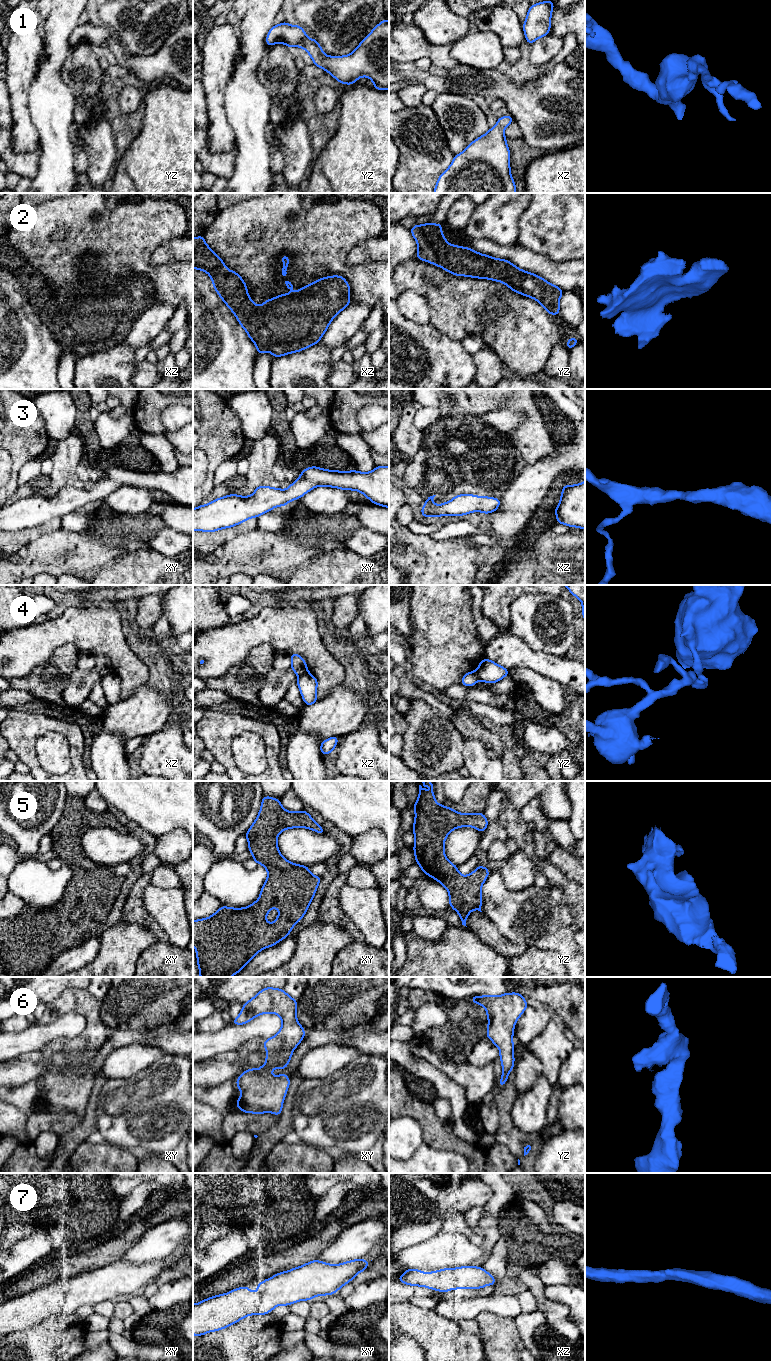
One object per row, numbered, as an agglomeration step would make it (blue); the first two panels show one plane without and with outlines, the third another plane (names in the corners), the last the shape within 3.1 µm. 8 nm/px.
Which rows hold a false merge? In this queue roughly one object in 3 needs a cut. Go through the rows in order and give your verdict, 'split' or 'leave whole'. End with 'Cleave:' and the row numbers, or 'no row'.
1: leave whole
2: leave whole
3: leave whole
4: split
5: leave whole
6: leave whole
7: leave whole
Cleave: 4

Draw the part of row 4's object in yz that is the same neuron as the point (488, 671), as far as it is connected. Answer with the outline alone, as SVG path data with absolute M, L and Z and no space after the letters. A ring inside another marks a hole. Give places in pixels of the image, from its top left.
M484 658L478 665L478 680L490 684L500 681L510 673L506 668L496 664L495 662Z

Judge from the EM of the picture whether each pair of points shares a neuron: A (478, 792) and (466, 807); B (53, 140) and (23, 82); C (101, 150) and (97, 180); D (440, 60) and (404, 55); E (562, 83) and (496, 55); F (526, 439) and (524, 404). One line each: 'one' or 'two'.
A: one
B: two
C: one
D: one
E: two
F: one

